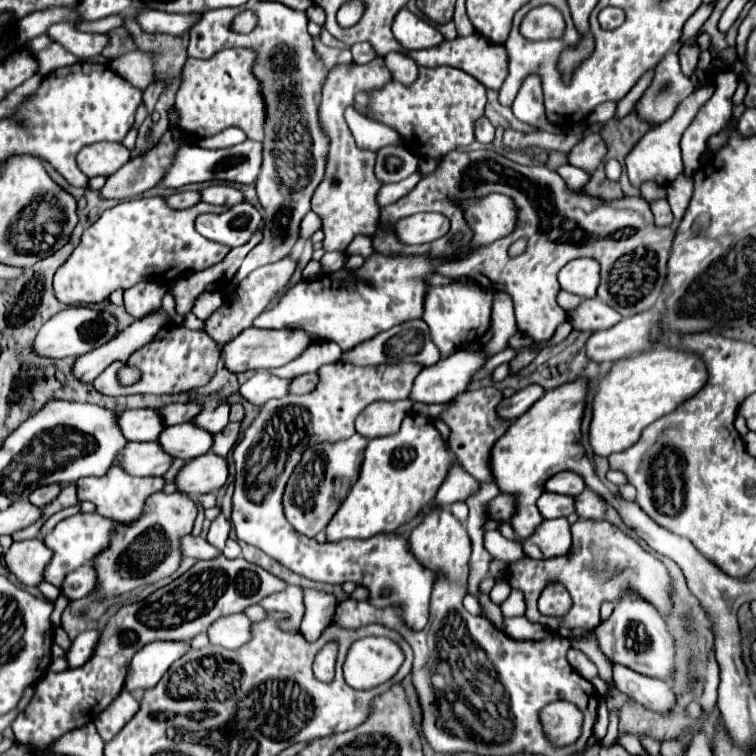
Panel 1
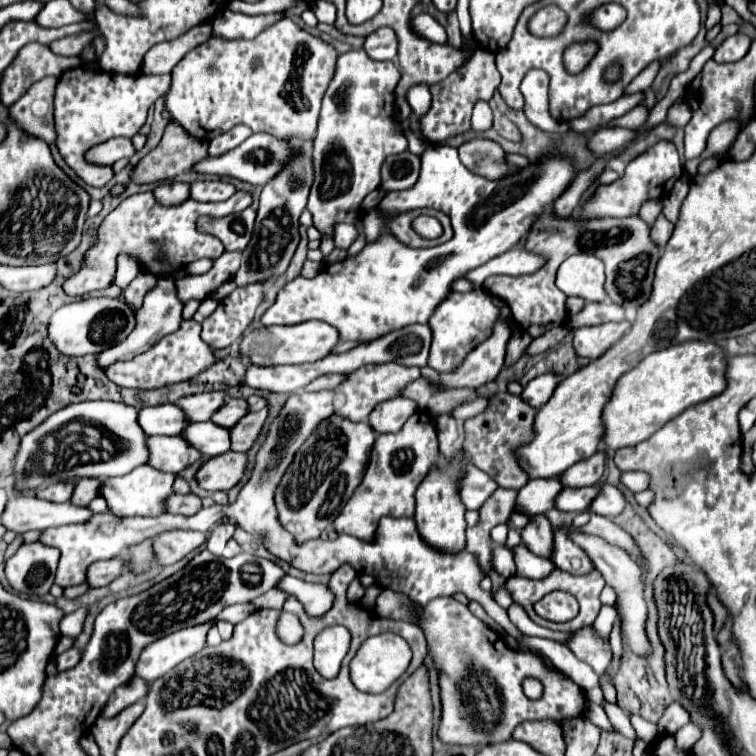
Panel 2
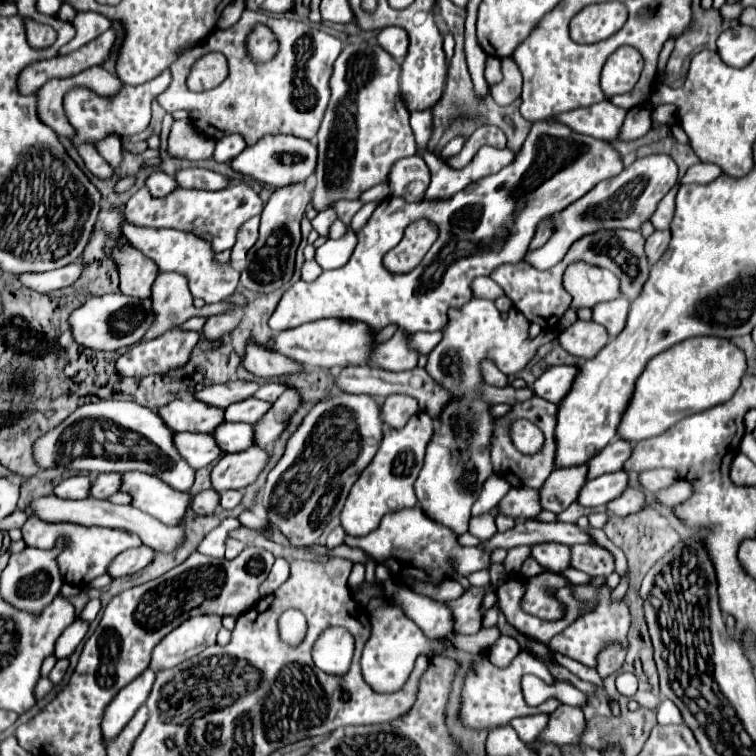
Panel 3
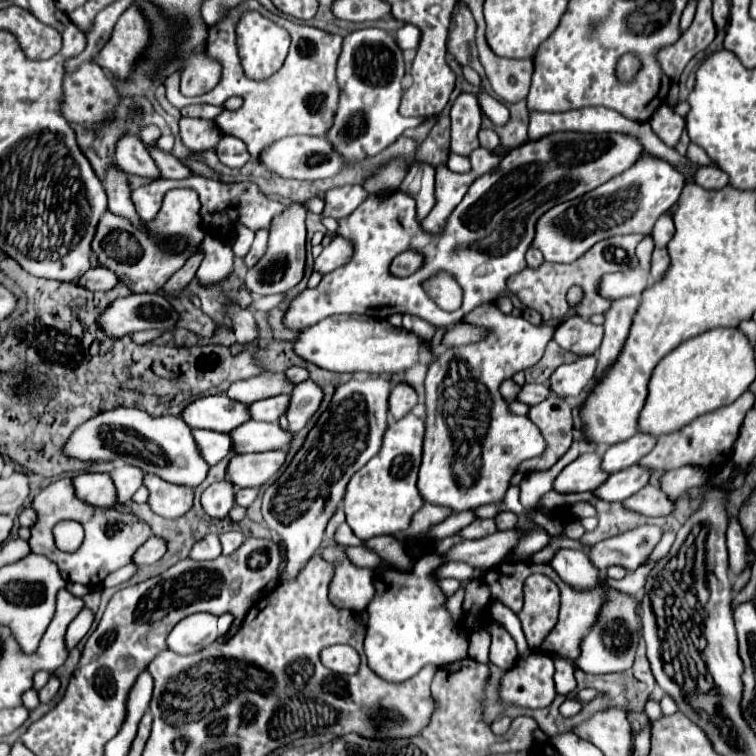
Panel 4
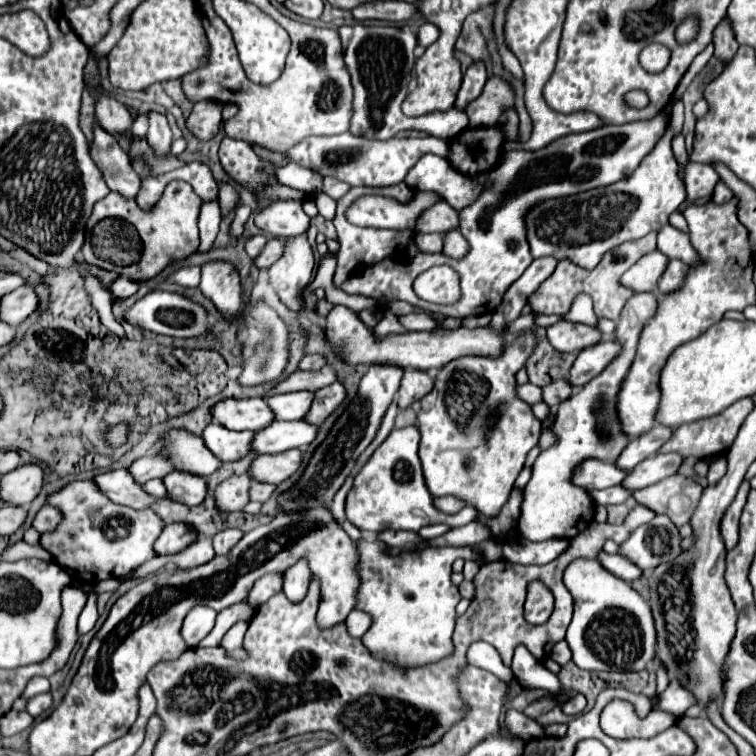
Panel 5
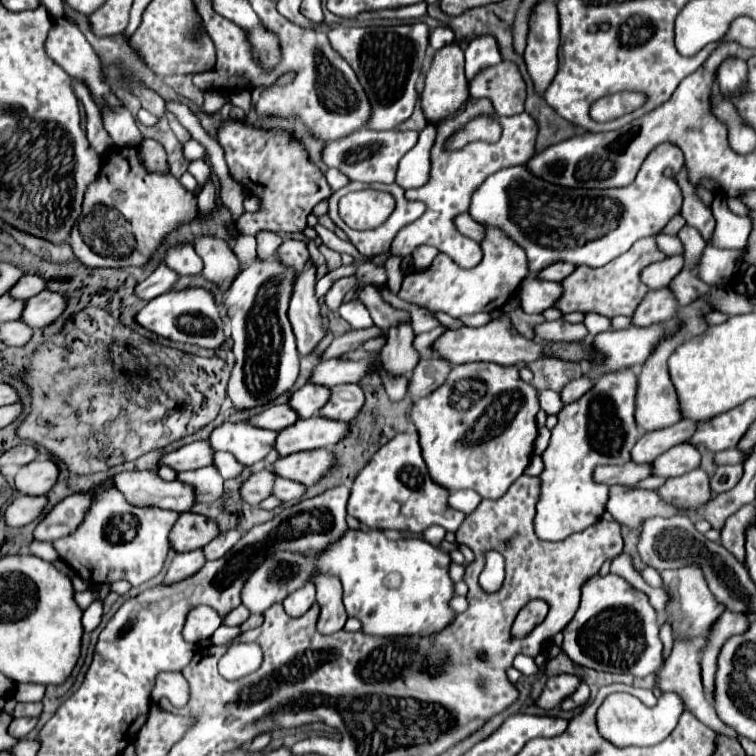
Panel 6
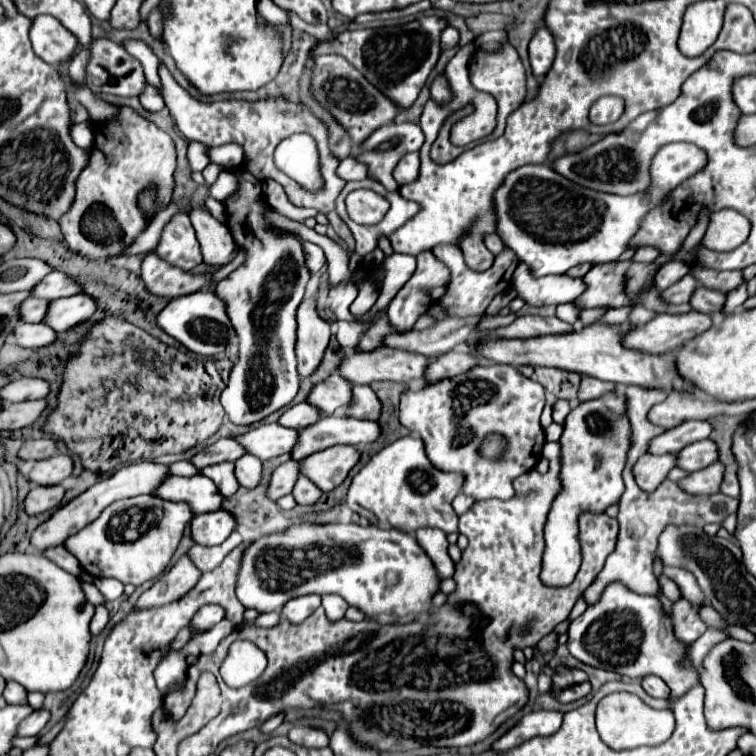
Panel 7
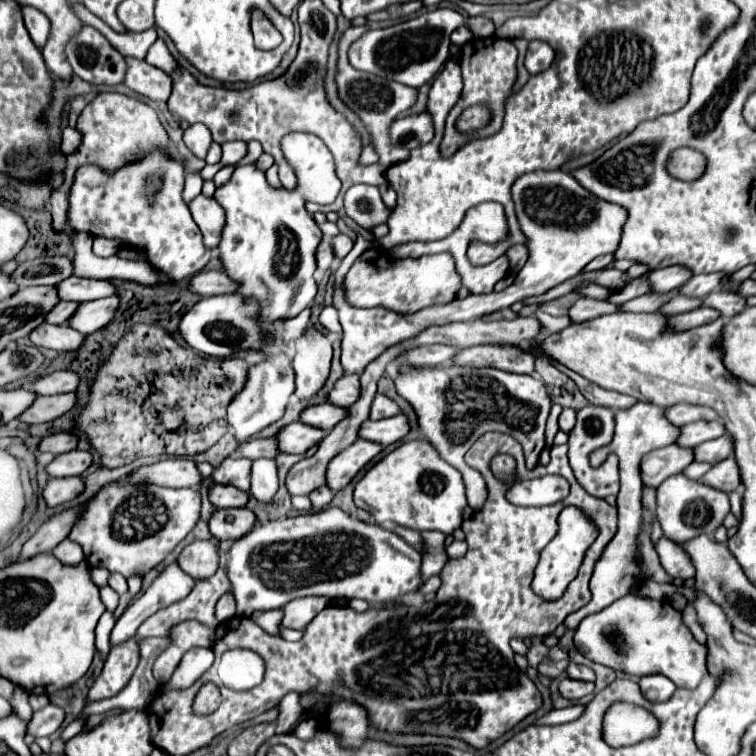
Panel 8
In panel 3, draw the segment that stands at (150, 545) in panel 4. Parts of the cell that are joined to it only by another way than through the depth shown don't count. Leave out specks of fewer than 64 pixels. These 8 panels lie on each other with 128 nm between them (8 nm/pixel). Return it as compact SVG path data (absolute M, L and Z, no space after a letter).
M138 546L132 550L126 550L122 554L118 554L118 558L114 558L114 562L110 564L108 574L112 578L120 578L120 576L128 576L128 574L136 574L138 570L146 568L152 560L154 560L154 550L150 550L150 546Z

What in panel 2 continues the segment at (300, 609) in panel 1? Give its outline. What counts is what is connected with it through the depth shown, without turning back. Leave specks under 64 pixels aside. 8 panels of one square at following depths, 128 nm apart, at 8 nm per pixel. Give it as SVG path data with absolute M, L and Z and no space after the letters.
M272 588L272 590L268 590L266 594L262 594L254 604L256 604L256 608L276 608L276 610L280 610L286 596L288 596L286 592Z

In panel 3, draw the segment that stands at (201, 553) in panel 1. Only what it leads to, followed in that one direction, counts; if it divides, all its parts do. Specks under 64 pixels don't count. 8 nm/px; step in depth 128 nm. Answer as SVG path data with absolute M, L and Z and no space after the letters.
M44 496L38 498L30 504L30 508L34 508L34 512L40 518L50 520L66 520L66 522L78 522L84 526L110 526L110 528L124 528L128 532L134 532L140 536L140 540L154 548L156 552L172 552L174 548L178 548L184 540L184 532L178 526L166 526L162 522L158 522L156 518L150 518L148 514L142 514L138 508L134 506L120 506L120 504L112 504L110 500L94 500L94 498L84 498L84 500L64 500L58 496Z

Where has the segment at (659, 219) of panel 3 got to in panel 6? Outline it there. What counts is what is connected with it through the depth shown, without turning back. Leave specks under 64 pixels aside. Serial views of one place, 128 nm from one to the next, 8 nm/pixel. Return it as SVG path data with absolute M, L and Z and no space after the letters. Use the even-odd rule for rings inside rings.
M658 234L658 236L656 236L656 244L658 244L658 250L662 250L666 256L684 254L684 248L682 248L682 242L678 240L678 236ZM706 246L698 266L698 278L702 278L710 286L730 284L740 270L742 256L742 250L720 250L714 246Z

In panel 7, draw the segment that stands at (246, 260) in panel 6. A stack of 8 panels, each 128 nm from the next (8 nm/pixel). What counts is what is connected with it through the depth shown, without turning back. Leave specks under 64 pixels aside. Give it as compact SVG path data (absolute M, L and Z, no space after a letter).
M239 250L231 262L218 268L214 274L192 274L162 262L154 252L150 252L150 262L142 264L142 280L146 282L148 290L158 296L180 298L210 288L212 284L218 284L222 278L226 278L242 265L242 262L244 262L244 252Z

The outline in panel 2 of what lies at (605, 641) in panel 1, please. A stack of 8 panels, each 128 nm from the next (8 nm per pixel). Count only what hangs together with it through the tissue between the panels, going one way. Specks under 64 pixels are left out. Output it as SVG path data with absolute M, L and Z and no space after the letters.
M568 528L568 536L574 544L578 544L596 564L598 572L604 576L606 584L610 584L618 598L620 598L620 606L618 614L622 616L622 634L628 640L628 646L638 654L638 656L646 656L650 652L648 640L646 640L646 632L644 632L644 622L646 622L646 604L642 600L642 582L640 582L640 568L638 564L630 558L630 554L626 554L626 550L622 550L620 546L612 546L608 544L604 538L600 536L592 536L586 532L580 532L576 528Z

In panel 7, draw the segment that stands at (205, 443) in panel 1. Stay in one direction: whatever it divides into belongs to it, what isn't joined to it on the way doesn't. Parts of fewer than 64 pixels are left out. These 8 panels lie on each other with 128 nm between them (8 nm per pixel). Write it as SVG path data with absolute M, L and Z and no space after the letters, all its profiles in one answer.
M324 416L314 426L300 430L298 446L294 446L290 456L294 460L302 460L314 452L326 450L336 444L352 444L352 446L372 444L380 438L380 434L382 434L380 422Z

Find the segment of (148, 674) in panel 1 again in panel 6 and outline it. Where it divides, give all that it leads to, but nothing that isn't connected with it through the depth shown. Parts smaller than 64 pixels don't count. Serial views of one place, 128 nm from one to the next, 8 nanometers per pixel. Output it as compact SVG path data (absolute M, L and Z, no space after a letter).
M198 606L194 610L190 610L182 636L186 642L202 642L208 640L210 634L214 634L214 630L222 624L222 618L218 616L218 612L210 606Z

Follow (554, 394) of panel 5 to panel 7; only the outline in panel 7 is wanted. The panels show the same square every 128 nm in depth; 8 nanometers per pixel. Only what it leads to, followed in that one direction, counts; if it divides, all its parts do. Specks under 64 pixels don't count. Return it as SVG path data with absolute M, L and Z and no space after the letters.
M582 376L580 382L580 390L578 390L578 398L580 402L588 402L588 400L596 400L604 394L616 394L616 386L610 382L602 382L590 376Z

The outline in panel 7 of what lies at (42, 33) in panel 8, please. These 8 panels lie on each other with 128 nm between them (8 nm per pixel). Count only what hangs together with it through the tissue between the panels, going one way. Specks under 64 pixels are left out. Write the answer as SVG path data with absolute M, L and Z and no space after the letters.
M36 16L30 26L30 42L34 52L48 64L70 60L76 38L54 16Z

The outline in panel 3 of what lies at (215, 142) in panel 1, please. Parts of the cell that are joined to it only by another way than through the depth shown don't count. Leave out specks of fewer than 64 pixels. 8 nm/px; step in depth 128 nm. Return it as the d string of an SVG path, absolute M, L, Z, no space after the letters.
M238 134L234 136L222 136L216 144L216 152L214 152L214 160L216 162L230 162L234 160L242 150L246 148L244 138L238 138Z

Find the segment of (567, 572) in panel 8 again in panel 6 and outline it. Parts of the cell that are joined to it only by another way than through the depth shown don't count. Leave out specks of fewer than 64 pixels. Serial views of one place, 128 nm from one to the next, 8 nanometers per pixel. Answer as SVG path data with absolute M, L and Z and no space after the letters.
M618 370L610 372L602 380L594 384L594 390L586 392L578 402L572 402L562 408L558 414L558 424L552 430L552 438L548 448L542 454L544 460L544 472L542 478L542 498L536 506L536 534L542 540L564 540L574 532L582 532L584 528L592 526L600 520L600 516L606 510L606 502L610 498L610 486L594 482L594 468L602 464L626 464L630 462L630 452L634 448L634 442L642 436L636 420L634 420L634 404L636 404L636 390L638 380L630 370Z

